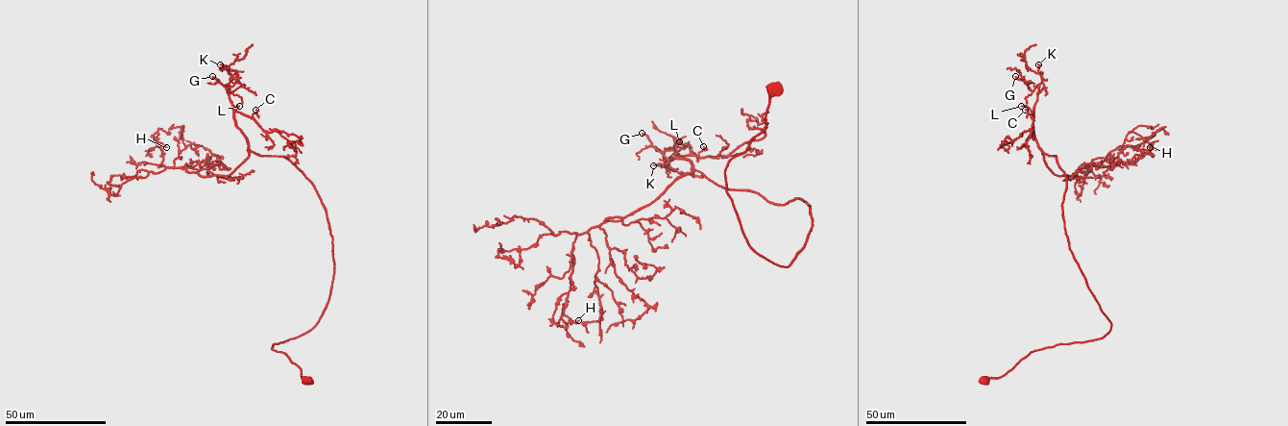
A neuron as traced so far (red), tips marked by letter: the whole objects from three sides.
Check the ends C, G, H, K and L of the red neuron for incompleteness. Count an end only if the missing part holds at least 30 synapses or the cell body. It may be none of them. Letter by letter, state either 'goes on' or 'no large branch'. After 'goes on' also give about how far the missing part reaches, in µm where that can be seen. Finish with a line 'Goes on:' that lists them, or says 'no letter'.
C: no large branch
G: no large branch
H: no large branch
K: no large branch
L: goes on; missing 25 µm
Goes on: L

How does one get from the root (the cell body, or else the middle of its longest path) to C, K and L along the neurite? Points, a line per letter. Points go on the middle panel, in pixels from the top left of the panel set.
C: (772, 87), (725, 184), (748, 244), (787, 266), (810, 206), (724, 188), (672, 158), (703, 146)
K: (772, 87), (725, 184), (748, 244), (787, 266), (812, 228), (803, 200), (724, 188), (683, 159), (653, 165)
L: (772, 87), (725, 184), (748, 244), (787, 266), (810, 206), (717, 186), (672, 158), (679, 141)

